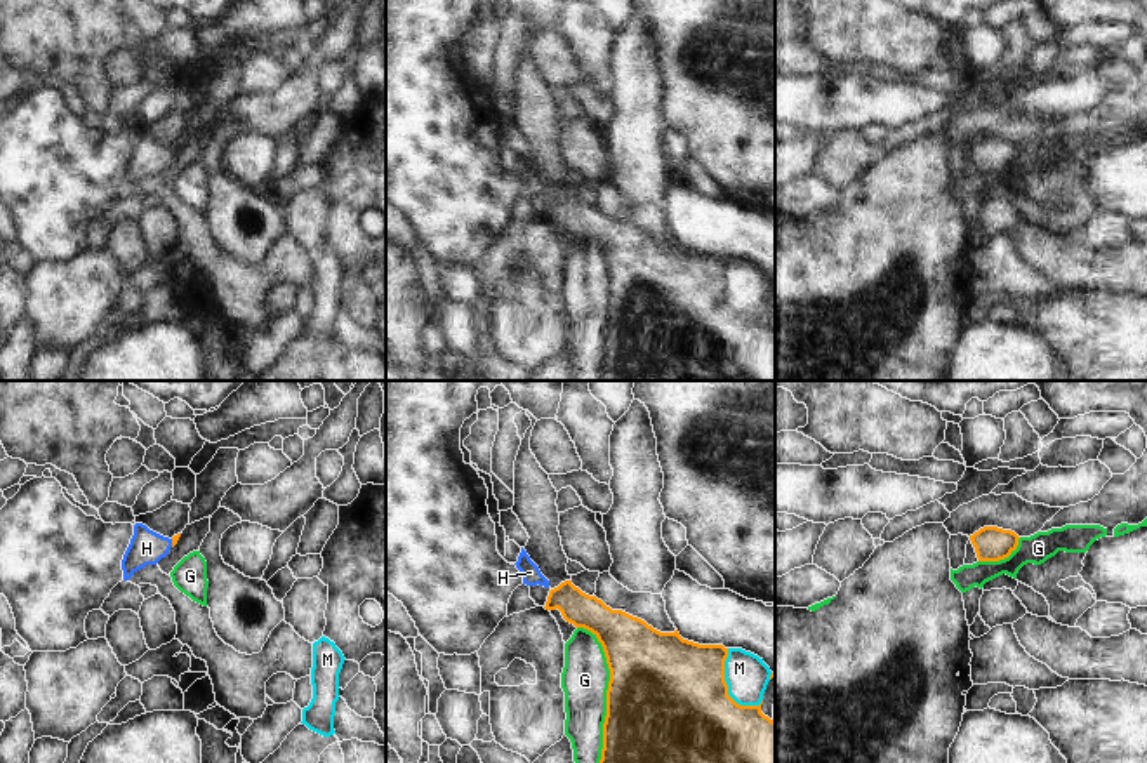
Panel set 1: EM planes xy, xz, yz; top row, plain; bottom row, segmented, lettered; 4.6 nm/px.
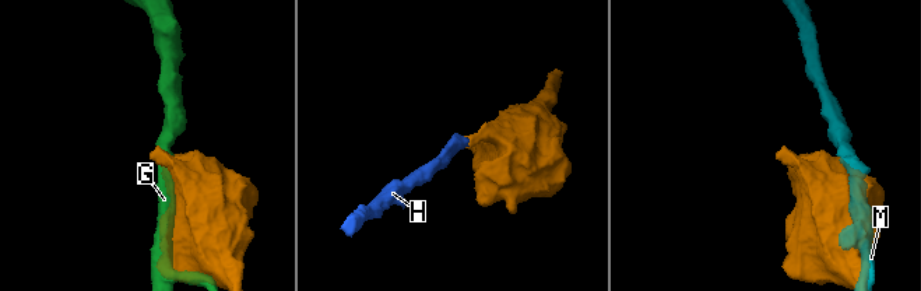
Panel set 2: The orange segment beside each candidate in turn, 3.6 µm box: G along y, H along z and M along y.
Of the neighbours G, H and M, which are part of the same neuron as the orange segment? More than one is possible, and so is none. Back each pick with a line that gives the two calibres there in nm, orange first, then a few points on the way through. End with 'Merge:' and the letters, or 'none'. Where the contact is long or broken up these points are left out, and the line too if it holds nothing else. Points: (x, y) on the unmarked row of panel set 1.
H: Thickness 30 nm (orange) against 160 nm. Path across: xy (176, 148), (172, 153), (146, 159)
Merge: H

